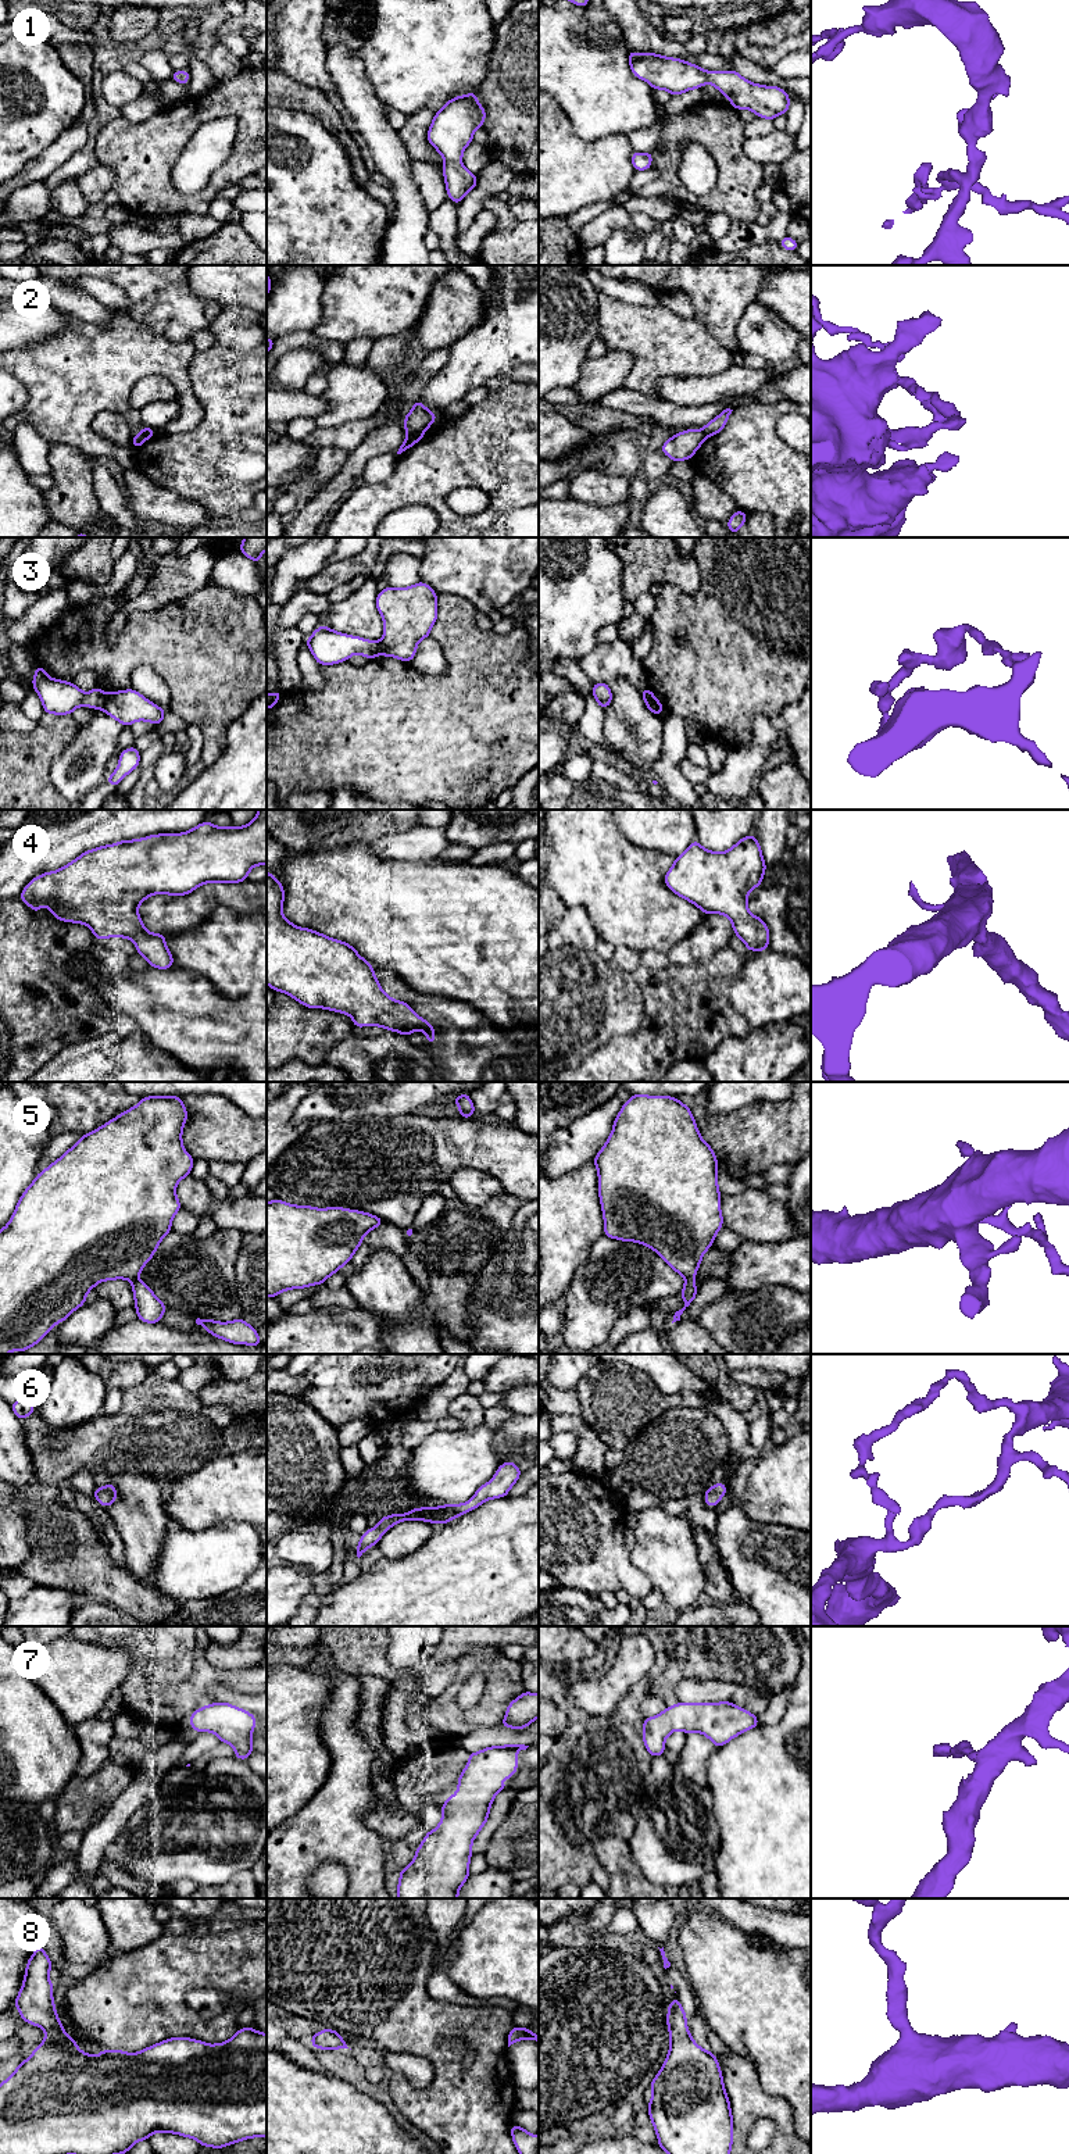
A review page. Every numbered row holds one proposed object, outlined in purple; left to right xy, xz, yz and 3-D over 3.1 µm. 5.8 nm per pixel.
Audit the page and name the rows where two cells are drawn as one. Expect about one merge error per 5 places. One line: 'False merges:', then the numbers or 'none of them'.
False merges: 2, 3

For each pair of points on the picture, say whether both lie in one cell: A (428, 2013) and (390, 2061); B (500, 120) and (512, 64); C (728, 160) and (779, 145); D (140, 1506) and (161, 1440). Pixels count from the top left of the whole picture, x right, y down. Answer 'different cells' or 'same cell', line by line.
A: different cells
B: same cell
C: different cells
D: different cells

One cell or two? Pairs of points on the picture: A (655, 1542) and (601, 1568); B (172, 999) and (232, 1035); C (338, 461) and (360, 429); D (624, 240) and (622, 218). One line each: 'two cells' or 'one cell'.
A: two cells
B: one cell
C: two cells
D: two cells

